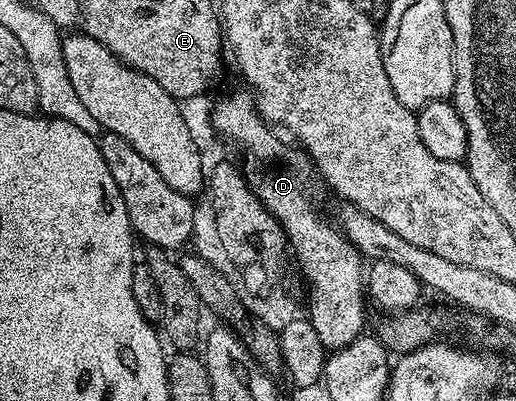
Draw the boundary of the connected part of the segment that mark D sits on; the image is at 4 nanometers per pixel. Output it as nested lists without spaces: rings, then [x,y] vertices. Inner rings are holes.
[[[245,92],[230,93],[220,98],[210,113],[210,121],[224,140],[231,141],[242,152],[240,168],[243,177],[260,203],[264,203],[267,211],[282,224],[292,255],[294,251],[307,283],[314,288],[308,319],[312,327],[316,327],[320,343],[324,343],[327,351],[343,349],[367,332],[364,258],[331,218],[330,222],[314,210],[318,205],[320,174],[309,153],[297,144],[285,145],[258,112],[253,92]]]

